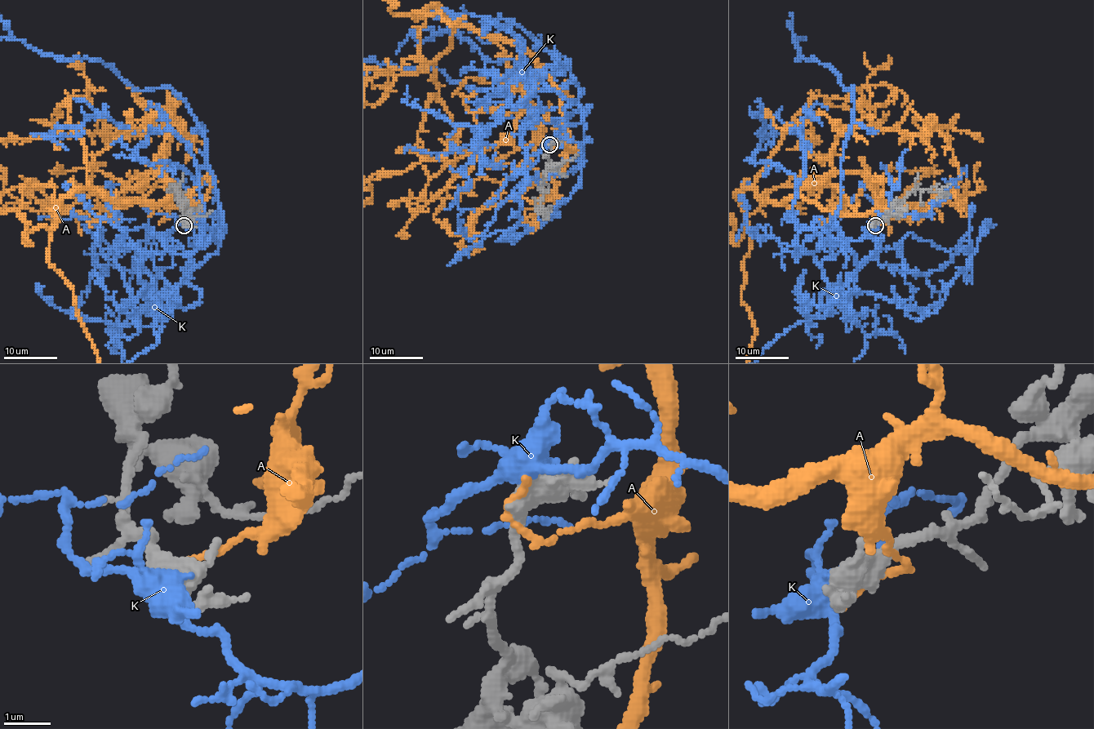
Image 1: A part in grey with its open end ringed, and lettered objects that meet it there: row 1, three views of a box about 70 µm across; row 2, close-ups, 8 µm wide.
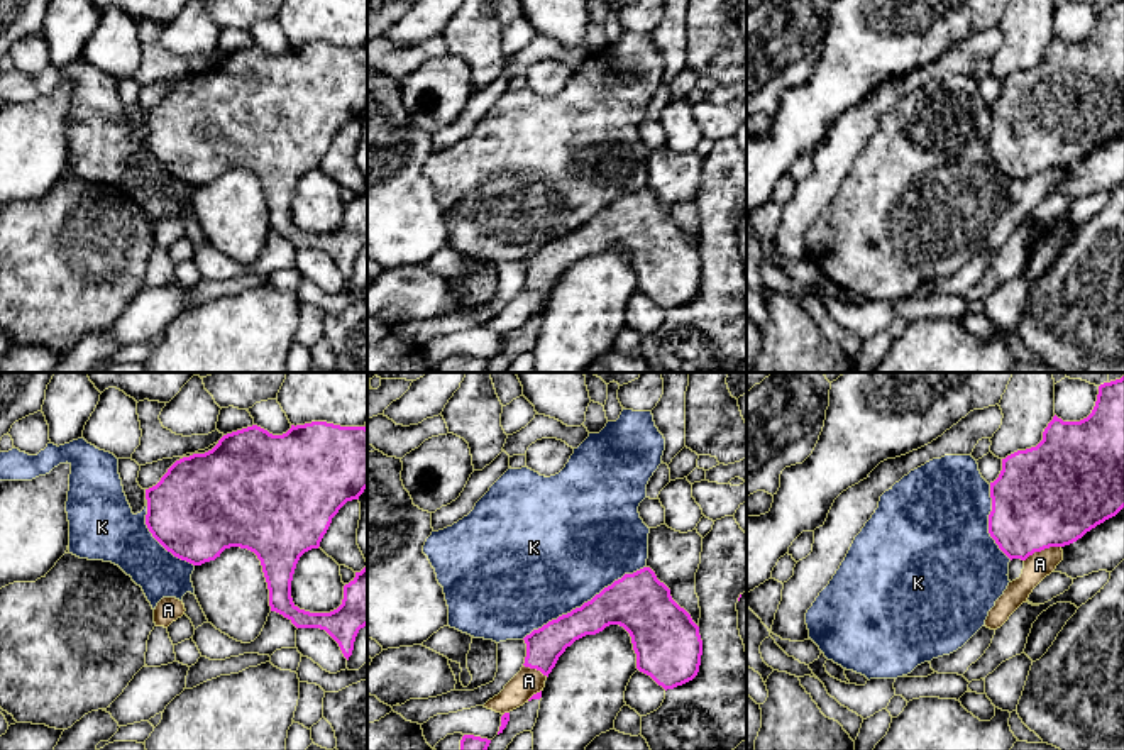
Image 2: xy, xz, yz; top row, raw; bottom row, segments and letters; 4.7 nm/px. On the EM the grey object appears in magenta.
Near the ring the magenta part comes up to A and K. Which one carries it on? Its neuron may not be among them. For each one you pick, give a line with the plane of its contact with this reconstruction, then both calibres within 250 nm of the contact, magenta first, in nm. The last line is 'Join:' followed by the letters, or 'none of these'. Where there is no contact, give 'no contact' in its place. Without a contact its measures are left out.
Join: none of these

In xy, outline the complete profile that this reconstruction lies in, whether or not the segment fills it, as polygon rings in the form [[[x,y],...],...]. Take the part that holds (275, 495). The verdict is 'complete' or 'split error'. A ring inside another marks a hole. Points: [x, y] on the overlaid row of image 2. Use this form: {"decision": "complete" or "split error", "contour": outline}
{"decision": "complete", "contour": [[[327,422],[291,425],[283,435],[252,425],[223,435],[218,444],[205,452],[176,460],[161,481],[146,489],[146,525],[152,537],[174,557],[193,565],[215,560],[225,549],[240,547],[254,552],[261,560],[269,589],[269,606],[288,618],[296,628],[325,630],[349,660],[361,628],[367,625],[367,565],[344,586],[342,604],[330,613],[300,609],[291,598],[291,581],[300,557],[318,549],[332,518],[339,510],[367,488],[367,428],[340,427]]]}

